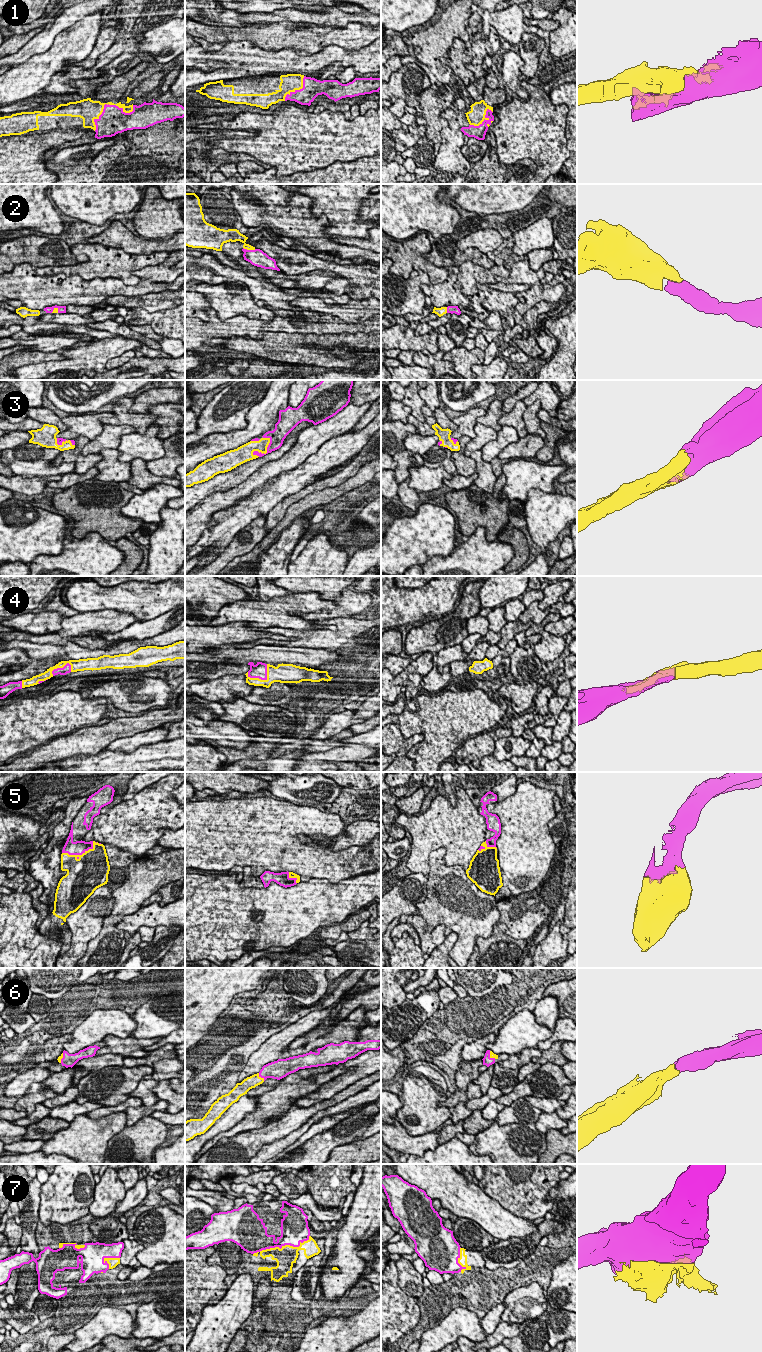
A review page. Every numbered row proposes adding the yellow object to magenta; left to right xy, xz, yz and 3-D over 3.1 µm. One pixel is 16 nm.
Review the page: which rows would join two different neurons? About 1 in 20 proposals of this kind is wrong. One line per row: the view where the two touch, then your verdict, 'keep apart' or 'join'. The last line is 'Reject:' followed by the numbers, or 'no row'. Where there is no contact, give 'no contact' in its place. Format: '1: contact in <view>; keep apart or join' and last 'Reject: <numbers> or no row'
1: contact in xy; join
2: contact in xz; join
3: contact in xz; join
4: contact in xz; join
5: contact in xy; join
6: contact in xz; join
7: contact in xz; join
Reject: no row

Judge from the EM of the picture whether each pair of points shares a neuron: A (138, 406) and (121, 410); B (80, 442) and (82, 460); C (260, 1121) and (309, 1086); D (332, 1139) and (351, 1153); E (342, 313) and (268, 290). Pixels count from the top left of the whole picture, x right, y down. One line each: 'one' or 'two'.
A: two
B: one
C: one
D: two
E: two

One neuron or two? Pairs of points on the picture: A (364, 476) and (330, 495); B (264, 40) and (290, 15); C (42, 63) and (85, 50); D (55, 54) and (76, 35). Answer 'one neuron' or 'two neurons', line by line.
A: one neuron
B: two neurons
C: one neuron
D: one neuron

